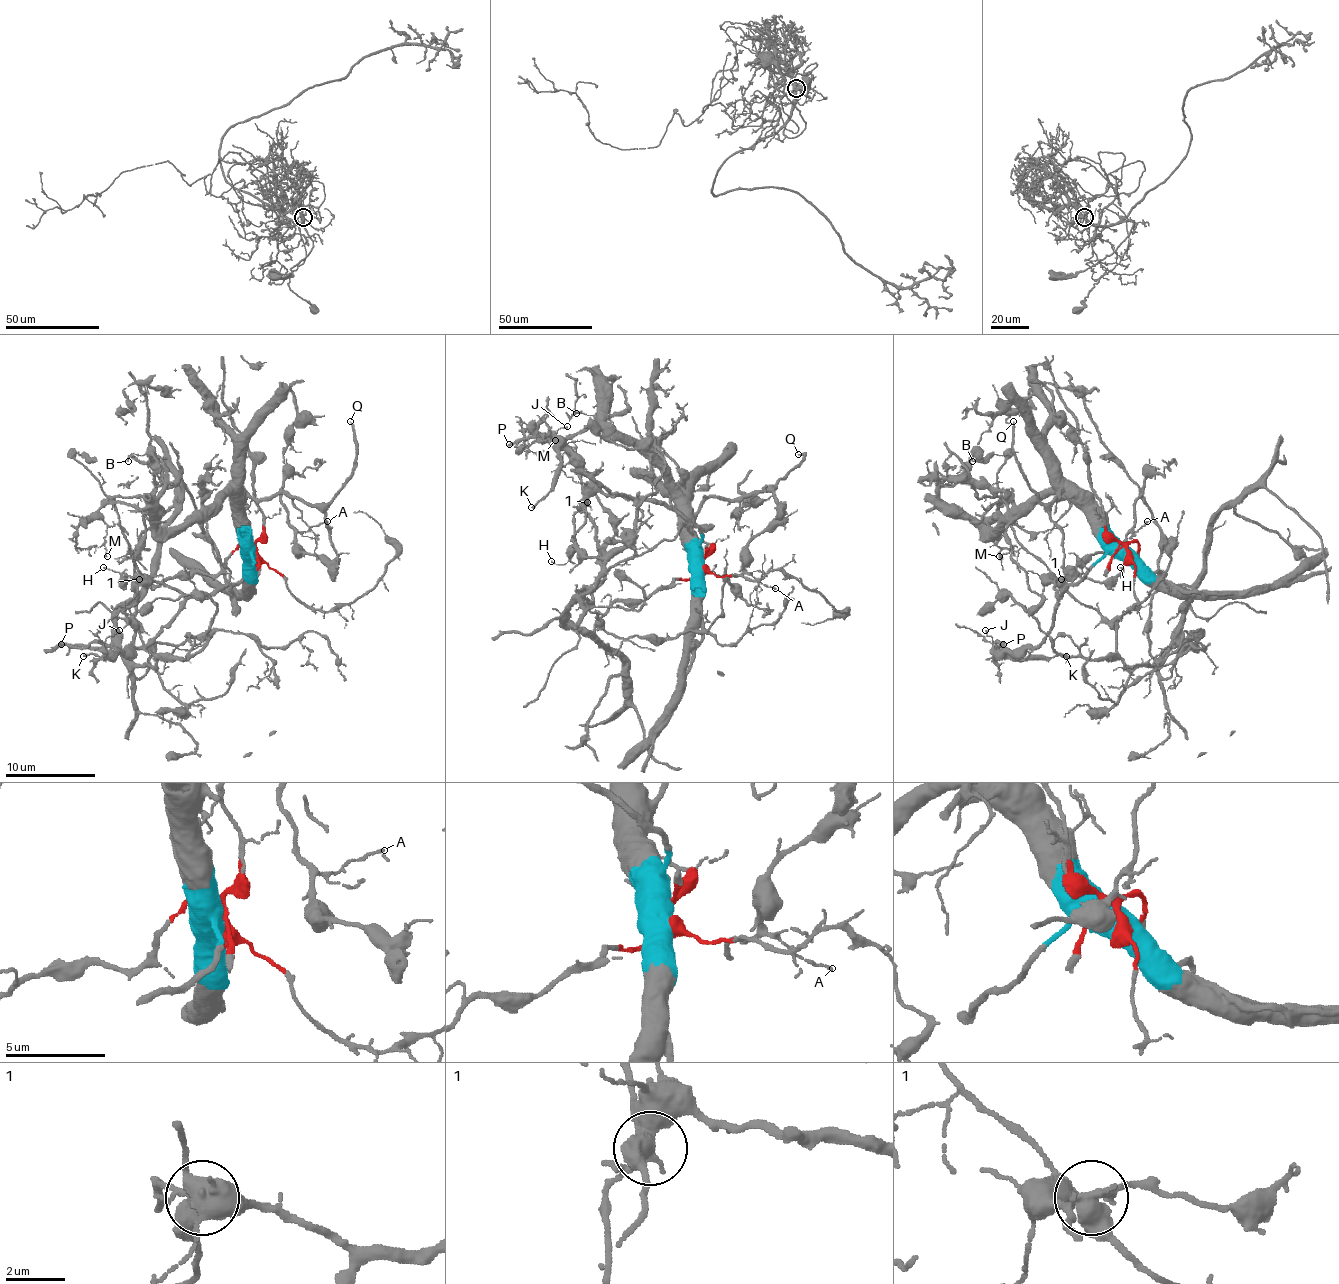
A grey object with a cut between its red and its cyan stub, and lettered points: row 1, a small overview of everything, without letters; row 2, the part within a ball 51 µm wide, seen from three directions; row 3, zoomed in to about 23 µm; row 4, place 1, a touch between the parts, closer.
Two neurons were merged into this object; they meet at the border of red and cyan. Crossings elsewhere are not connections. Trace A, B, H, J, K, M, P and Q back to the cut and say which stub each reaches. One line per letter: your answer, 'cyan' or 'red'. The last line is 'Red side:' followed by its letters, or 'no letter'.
A: cyan
B: cyan
H: cyan
J: cyan
K: cyan
M: cyan
P: cyan
Q: cyan
Red side: no letter

